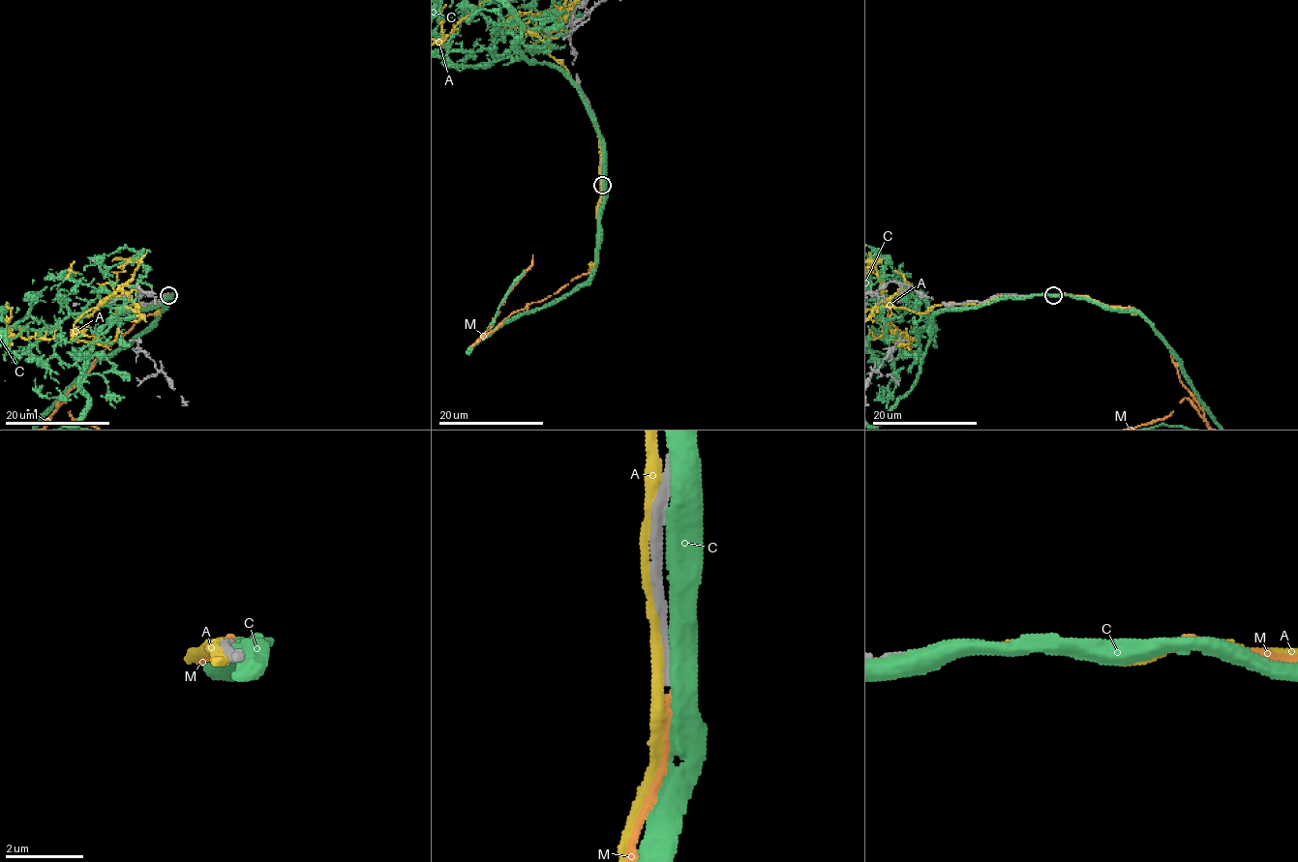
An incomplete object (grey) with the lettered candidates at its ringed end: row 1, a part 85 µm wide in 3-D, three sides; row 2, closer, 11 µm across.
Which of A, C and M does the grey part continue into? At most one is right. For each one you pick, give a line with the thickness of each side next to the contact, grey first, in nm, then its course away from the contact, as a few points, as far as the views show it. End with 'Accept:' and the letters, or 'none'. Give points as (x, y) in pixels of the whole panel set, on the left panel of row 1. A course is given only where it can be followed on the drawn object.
M: 180 nm thick on the grey side, 140 nm on the other
Accept: M

